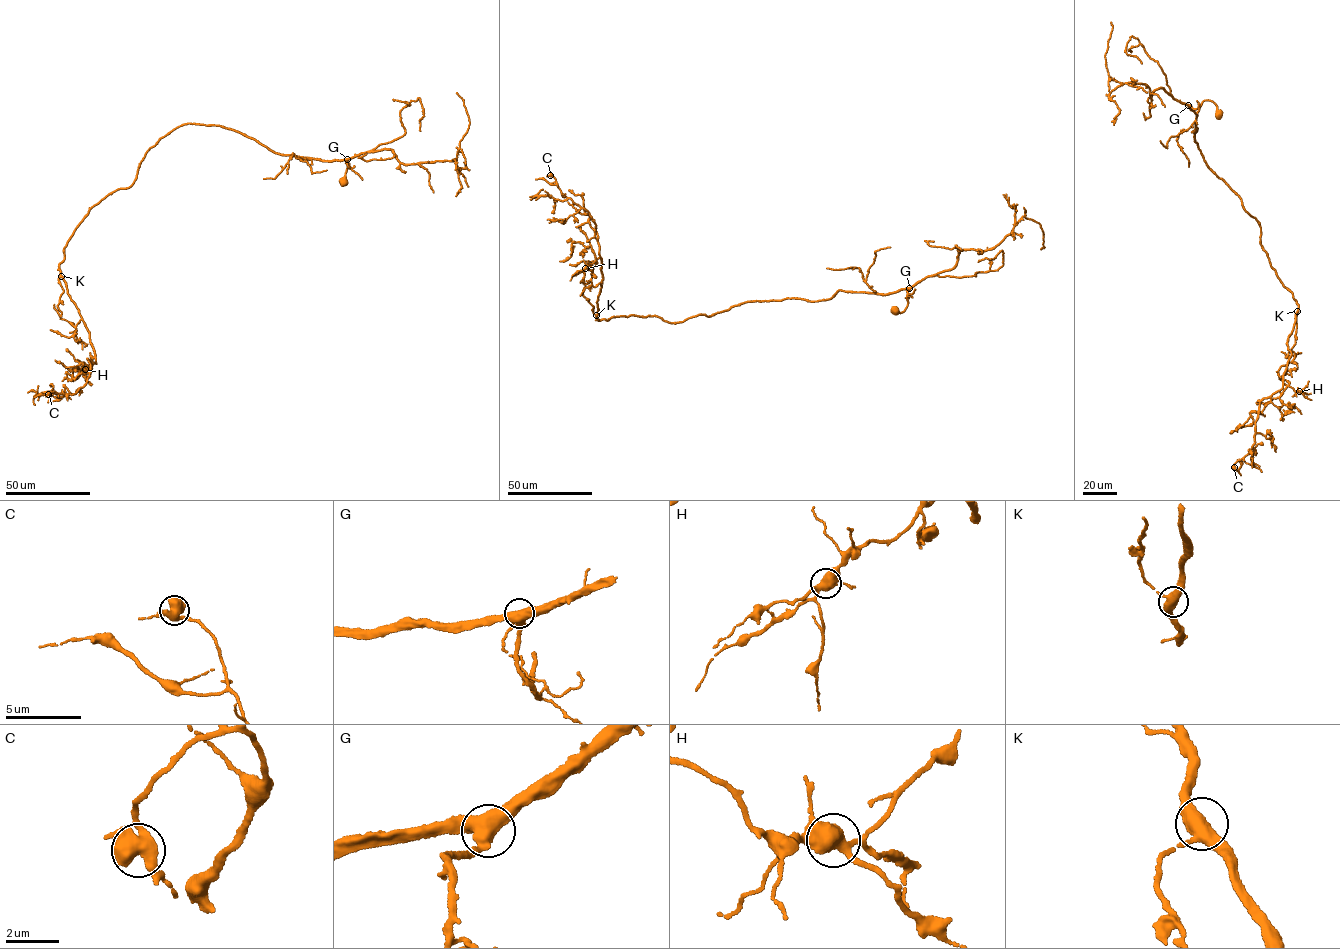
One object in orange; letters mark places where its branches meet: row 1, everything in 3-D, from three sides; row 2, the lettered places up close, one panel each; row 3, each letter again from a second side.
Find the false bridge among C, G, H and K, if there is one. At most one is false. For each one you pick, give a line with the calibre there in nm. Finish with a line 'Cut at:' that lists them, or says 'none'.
Cut at: none

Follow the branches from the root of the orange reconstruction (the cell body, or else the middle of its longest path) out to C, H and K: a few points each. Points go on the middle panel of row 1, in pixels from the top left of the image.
C: (894, 310), (905, 309), (908, 288), (751, 301), (674, 323), (649, 315), (599, 320), (596, 225), (550, 175)
H: (894, 310), (905, 309), (908, 288), (751, 301), (674, 323), (649, 315), (599, 320), (600, 258), (585, 268)
K: (894, 310), (905, 309), (908, 288), (751, 301), (674, 323), (597, 315)

